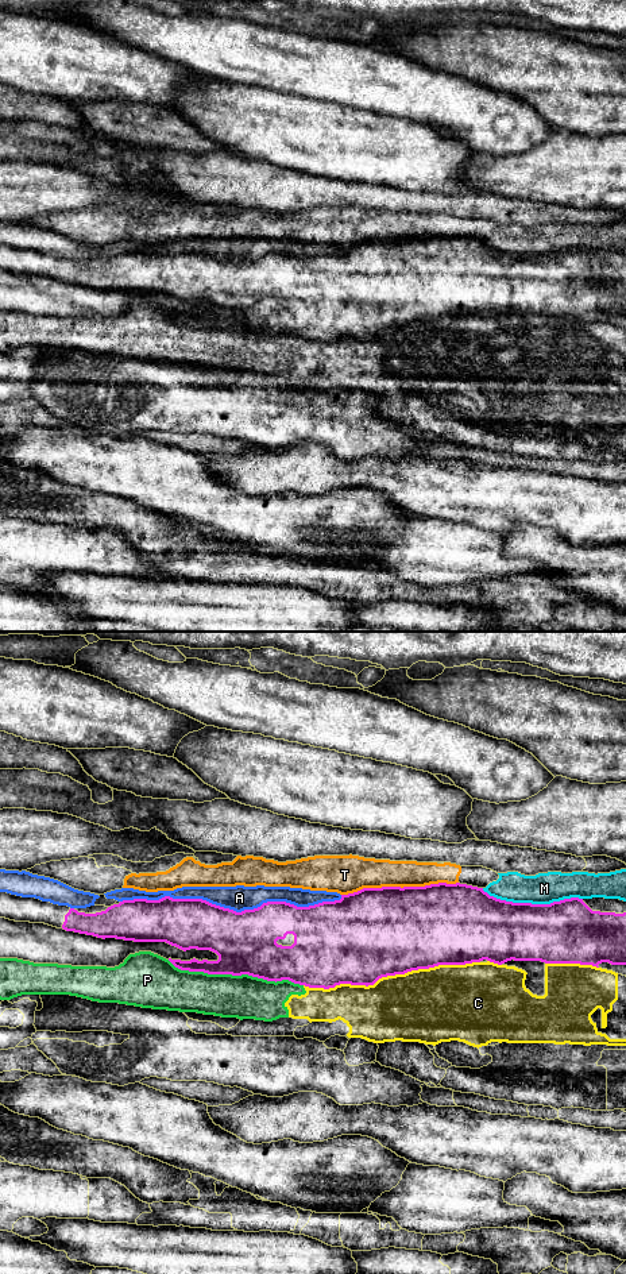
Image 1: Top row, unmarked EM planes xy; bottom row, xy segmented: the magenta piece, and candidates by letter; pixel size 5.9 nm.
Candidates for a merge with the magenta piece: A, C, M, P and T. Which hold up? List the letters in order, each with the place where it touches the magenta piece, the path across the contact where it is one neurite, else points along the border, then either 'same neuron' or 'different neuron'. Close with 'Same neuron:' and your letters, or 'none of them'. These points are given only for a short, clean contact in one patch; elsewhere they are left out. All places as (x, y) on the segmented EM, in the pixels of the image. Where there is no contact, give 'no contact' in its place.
A: xy (231, 910) | different neuron
C: xy (391, 975) | different neuron
M: xy (530, 903) | different neuron
P: xy (235, 975) | different neuron
T: xy (400, 887) | different neuron
Same neuron: none of them

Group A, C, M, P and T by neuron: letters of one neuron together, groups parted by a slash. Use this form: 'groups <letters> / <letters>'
groups A / C P / M T

